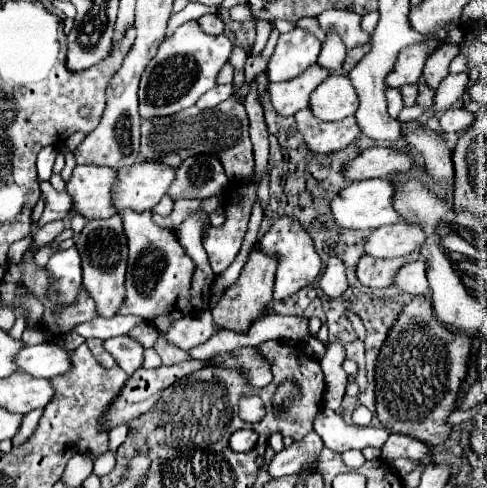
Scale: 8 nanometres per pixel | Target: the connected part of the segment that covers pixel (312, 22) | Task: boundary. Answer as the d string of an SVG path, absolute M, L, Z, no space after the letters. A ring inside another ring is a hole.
M304 17L304 19L300 19L296 25L298 25L298 27L302 27L302 29L306 29L306 31L310 31L310 33L312 33L312 35L316 35L316 39L320 39L320 41L324 41L324 39L326 39L326 33L318 27L316 19L308 19L308 17Z

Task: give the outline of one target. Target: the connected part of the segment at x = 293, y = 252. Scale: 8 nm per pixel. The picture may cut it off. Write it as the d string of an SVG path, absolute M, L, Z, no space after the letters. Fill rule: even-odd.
M280 217L270 231L260 239L260 249L266 251L266 255L274 255L278 261L278 269L276 269L276 281L274 281L274 299L286 299L290 295L294 295L296 291L300 291L302 287L310 285L320 269L322 269L322 261L314 249L314 243L310 239L310 235L304 231L304 227L300 227L300 223L296 219L290 217Z

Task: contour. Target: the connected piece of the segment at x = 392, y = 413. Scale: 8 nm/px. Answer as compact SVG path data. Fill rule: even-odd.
M414 297L406 303L376 359L376 415L380 423L400 423L404 435L420 439L428 447L442 445L450 435L446 417L452 413L464 381L470 349L468 335L454 333L434 317L430 297Z

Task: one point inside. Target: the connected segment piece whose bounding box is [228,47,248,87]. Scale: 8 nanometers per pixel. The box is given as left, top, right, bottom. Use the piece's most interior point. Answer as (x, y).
(238, 56)

